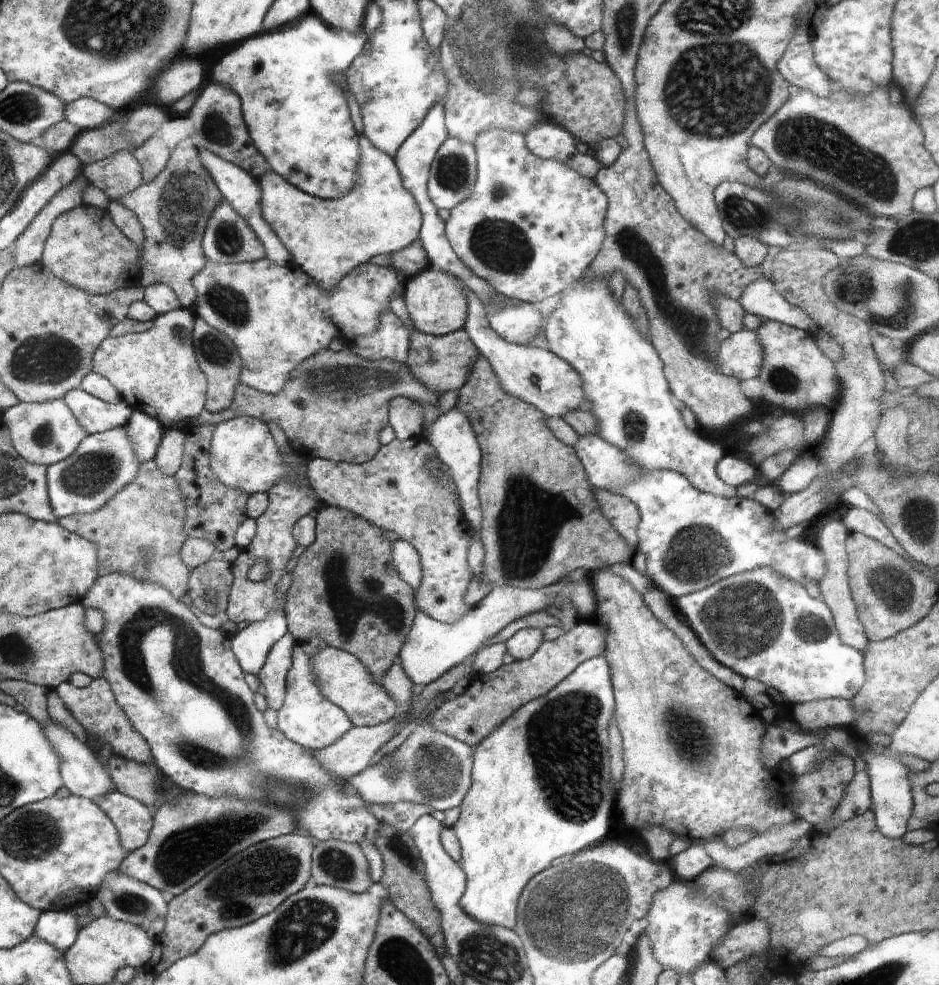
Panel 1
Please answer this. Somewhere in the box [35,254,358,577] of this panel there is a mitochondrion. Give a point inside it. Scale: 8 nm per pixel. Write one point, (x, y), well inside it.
(87, 476)

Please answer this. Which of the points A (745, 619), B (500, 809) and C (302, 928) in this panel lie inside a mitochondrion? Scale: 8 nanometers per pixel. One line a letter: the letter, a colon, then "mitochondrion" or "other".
A: mitochondrion
B: other
C: mitochondrion

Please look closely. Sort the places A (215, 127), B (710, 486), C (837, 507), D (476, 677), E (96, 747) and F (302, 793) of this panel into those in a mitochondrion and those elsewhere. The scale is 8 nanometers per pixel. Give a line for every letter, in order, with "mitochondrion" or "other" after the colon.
A: mitochondrion
B: other
C: other
D: other
E: other
F: mitochondrion

